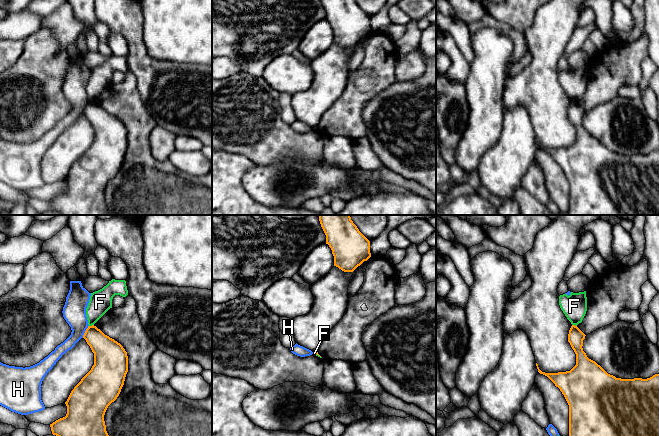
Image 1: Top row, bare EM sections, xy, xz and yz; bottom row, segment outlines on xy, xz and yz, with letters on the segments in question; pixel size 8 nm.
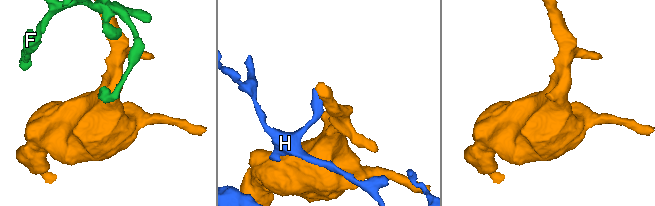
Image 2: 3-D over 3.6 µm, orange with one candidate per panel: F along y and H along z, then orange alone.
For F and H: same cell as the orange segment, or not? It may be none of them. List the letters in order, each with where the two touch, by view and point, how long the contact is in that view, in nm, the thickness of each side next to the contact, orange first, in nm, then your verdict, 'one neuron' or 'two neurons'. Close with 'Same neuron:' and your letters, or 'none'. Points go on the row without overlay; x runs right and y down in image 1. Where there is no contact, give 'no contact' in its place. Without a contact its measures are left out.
F: xy (92, 101) | 40 nm | 220/180 nm | two neurons
H: xy (85, 107) | 120 nm | 220/190 nm | two neurons
Same neuron: none

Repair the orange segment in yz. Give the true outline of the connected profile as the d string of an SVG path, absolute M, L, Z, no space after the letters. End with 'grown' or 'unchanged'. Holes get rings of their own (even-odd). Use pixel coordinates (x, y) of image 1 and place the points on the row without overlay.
M572 101L569 110L568 118L570 119L572 125L576 130L576 141L566 148L558 149L545 149L542 148L538 140L536 139L538 148L547 152L556 163L560 165L564 171L568 181L569 181L569 212L568 215L659 215L659 150L655 150L650 154L634 154L634 155L621 155L616 154L613 151L608 150L600 141L595 137L589 135L586 129L583 127L583 116L585 115L585 110L575 101Z | unchanged

